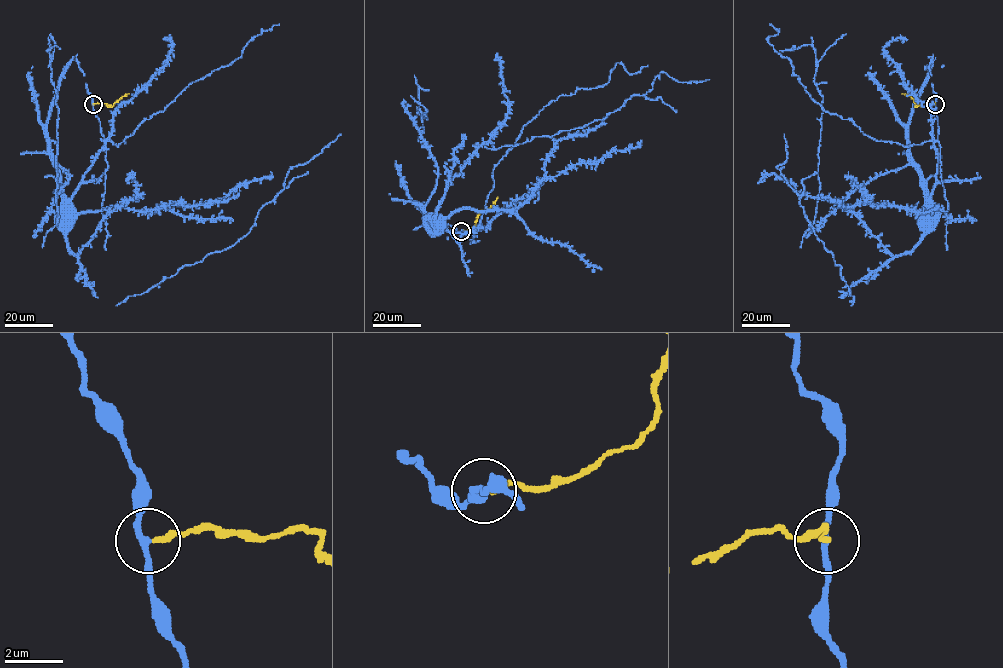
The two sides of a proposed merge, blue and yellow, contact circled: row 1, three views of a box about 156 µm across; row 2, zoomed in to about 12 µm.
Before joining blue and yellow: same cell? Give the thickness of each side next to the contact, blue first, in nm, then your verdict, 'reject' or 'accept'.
200/190 nm | reject

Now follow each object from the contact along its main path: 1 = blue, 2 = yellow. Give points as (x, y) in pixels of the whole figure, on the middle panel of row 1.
1: (461, 231), (469, 234), (474, 231), (450, 232), (429, 218)
2: (461, 231), (474, 227), (477, 216), (498, 197)

